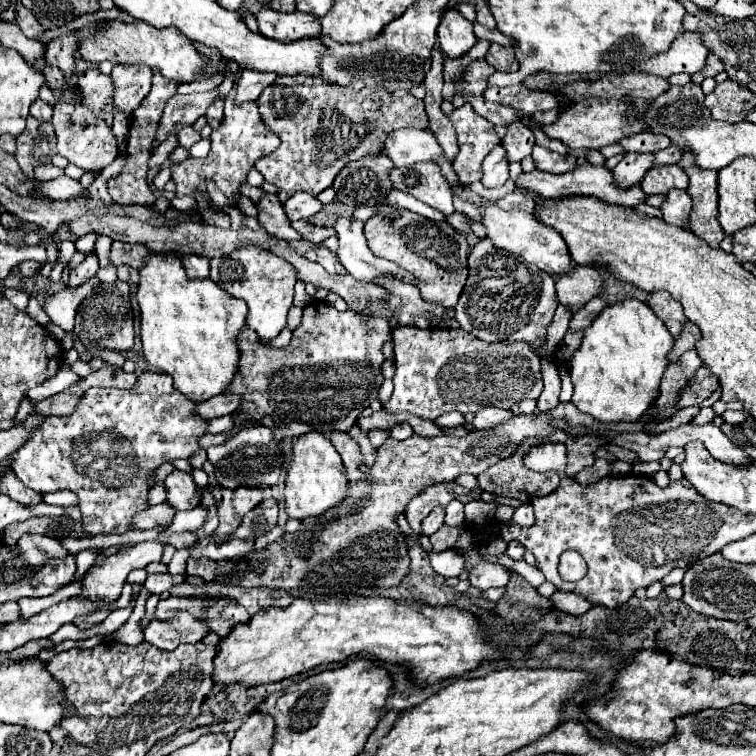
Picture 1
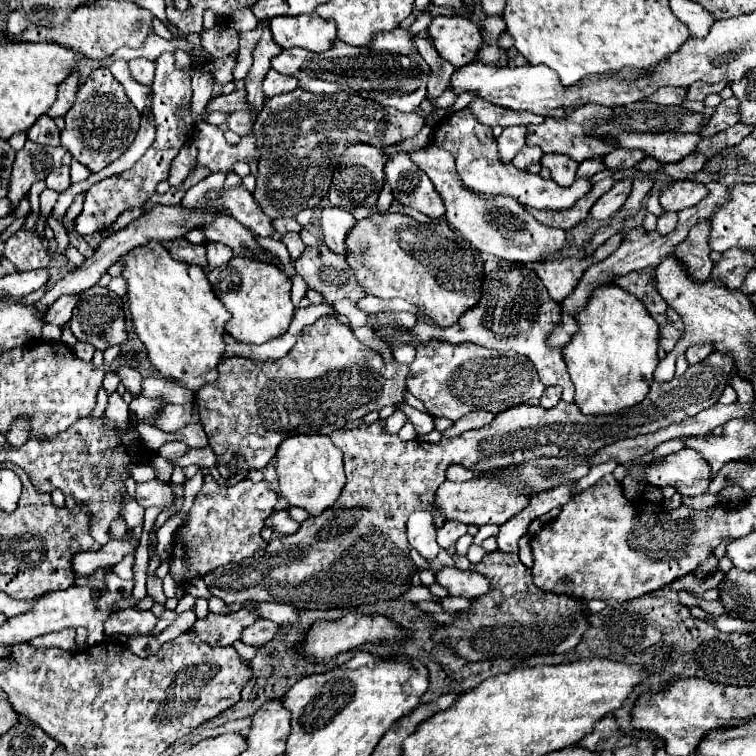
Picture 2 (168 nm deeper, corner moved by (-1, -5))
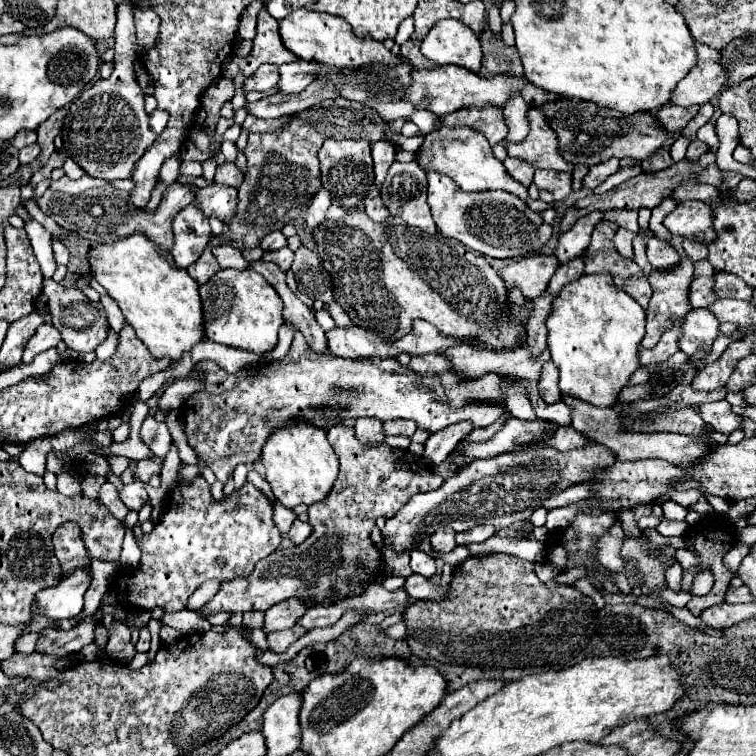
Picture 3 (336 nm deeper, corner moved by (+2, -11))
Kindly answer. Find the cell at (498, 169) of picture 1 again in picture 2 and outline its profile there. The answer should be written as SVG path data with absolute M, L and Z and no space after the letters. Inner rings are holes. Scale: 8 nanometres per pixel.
M507 127L503 133L497 137L499 145L499 157L503 163L511 163L511 159L519 153L519 149L525 145L525 127Z

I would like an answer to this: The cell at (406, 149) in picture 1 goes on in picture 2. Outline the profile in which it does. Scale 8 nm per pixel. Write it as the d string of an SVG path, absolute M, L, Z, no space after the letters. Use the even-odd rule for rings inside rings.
M431 143L427 147L415 147L415 149L403 151L403 153L409 155L409 159L421 171L427 173L427 177L433 181L435 189L439 191L439 195L447 207L445 217L479 251L487 251L505 261L521 261L521 263L535 263L535 261L553 257L563 251L563 247L565 247L563 229L553 229L553 227L541 225L525 211L525 207L521 203L517 203L511 197L491 197L491 195L479 195L475 191L469 191L463 185L457 169L455 169L455 159L449 151Z

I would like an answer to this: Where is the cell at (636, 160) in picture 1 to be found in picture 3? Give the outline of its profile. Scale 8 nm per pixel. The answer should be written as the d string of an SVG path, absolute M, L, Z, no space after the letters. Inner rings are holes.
M592 211L584 217L580 217L574 223L574 227L560 237L560 241L554 249L554 257L556 257L558 265L564 265L566 261L576 259L586 251L586 247L590 243L590 233L594 231L598 221L602 221L602 211Z

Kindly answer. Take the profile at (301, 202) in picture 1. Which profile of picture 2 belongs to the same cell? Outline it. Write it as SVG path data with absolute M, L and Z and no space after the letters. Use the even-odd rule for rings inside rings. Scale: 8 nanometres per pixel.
M281 217L281 219L275 219L273 225L275 225L277 233L281 233L281 235L285 235L287 231L301 231L301 225L297 223L295 217Z

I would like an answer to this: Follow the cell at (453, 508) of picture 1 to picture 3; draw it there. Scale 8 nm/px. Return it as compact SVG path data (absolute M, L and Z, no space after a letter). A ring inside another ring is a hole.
M446 525L446 527L440 527L436 533L430 535L430 545L434 551L438 553L448 553L456 547L456 541L454 541L454 531Z

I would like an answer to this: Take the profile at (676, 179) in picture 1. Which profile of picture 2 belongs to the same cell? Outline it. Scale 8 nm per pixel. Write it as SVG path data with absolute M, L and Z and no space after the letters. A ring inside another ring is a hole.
M691 179L673 181L665 189L661 189L659 203L661 203L663 209L679 211L679 209L685 209L685 207L691 207L691 205L699 203L705 195L707 195L705 185L701 185L697 181L691 181Z

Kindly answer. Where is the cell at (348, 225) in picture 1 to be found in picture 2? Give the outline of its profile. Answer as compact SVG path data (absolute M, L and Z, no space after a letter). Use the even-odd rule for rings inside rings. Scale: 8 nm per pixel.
M325 207L321 213L321 227L323 227L323 243L337 255L347 257L345 239L349 231L355 227L357 219L339 207Z

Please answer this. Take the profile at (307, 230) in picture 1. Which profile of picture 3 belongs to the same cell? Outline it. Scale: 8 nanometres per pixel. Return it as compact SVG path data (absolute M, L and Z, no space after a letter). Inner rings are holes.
M284 247L284 249L280 249L280 251L264 253L264 257L262 257L262 259L264 259L264 261L268 261L268 263L276 263L282 271L288 271L288 269L290 269L290 265L292 265L294 253L292 253L288 247Z

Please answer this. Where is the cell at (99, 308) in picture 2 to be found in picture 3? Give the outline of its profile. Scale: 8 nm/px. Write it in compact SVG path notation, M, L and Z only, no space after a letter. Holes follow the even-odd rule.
M44 279L44 295L48 297L48 305L50 305L50 315L52 315L52 323L54 327L60 331L62 341L78 351L94 351L108 335L108 327L106 327L106 313L102 309L102 305L98 301L90 301L86 299L86 295L78 289L66 289L62 285L58 285L54 279Z

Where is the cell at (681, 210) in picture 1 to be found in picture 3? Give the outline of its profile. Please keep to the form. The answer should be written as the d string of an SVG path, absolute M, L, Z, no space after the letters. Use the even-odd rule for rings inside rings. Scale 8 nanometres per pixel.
M658 237L648 239L646 255L648 255L652 269L656 269L656 271L668 271L680 263L680 255L676 253L676 249L672 249L666 241L662 241Z

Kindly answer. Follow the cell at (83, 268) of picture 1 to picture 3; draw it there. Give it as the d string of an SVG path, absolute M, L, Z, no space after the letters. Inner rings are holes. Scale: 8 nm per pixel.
M40 325L36 329L36 333L32 335L32 339L26 343L24 347L24 355L22 355L22 363L32 363L32 359L50 349L50 347L56 347L56 343L60 341L60 333L52 327L52 325Z

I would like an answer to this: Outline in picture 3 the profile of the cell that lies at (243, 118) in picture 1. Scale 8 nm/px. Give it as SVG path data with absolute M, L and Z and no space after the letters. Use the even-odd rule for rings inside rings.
M262 9L258 13L258 25L256 25L256 37L254 37L252 53L244 59L230 55L228 63L224 63L224 67L222 67L222 73L242 71L246 77L246 75L252 75L252 71L256 71L264 63L281 65L296 61L296 59L298 57L294 53L290 53L280 39L278 21L274 17L270 17L266 9Z

